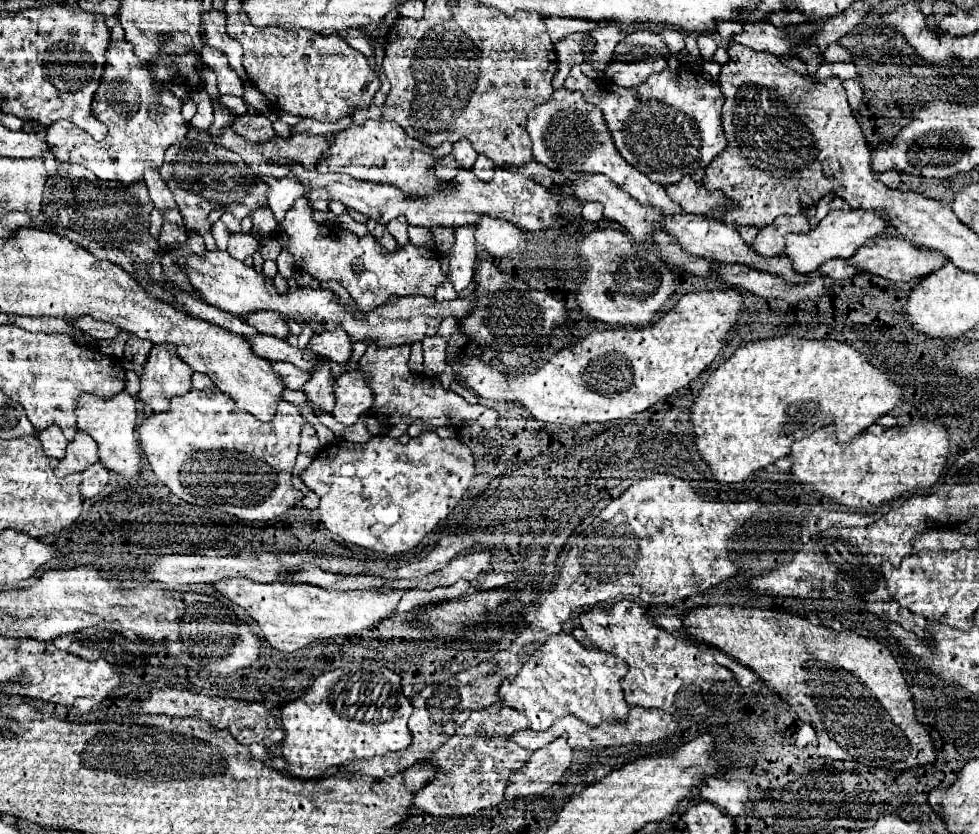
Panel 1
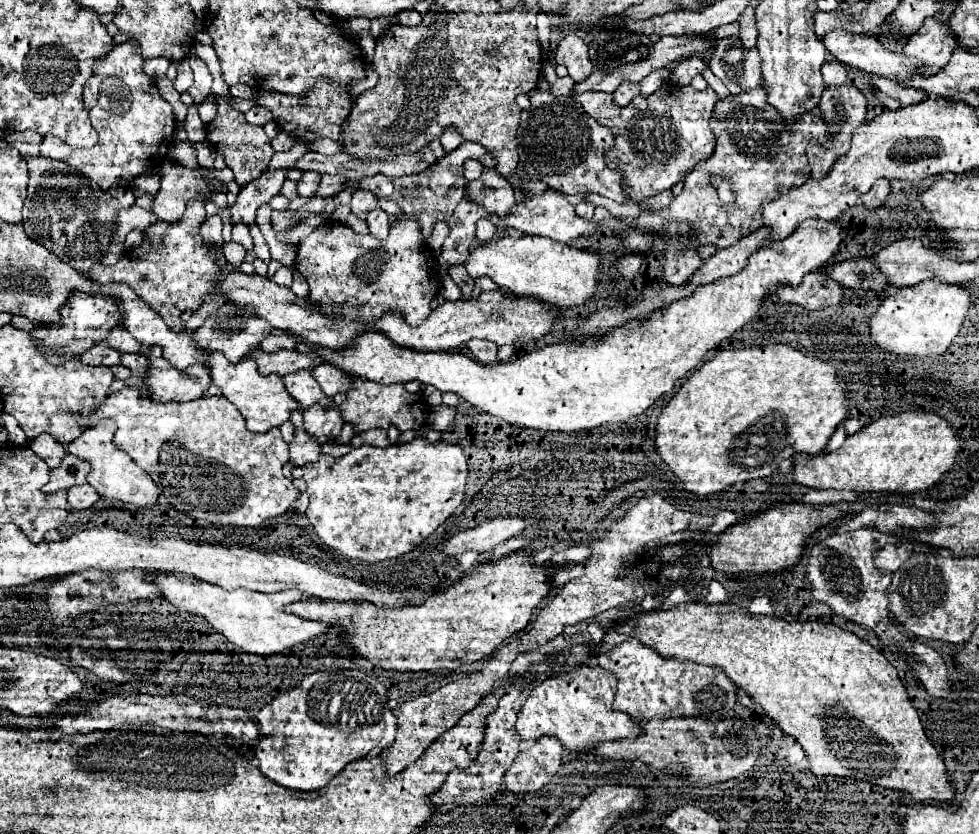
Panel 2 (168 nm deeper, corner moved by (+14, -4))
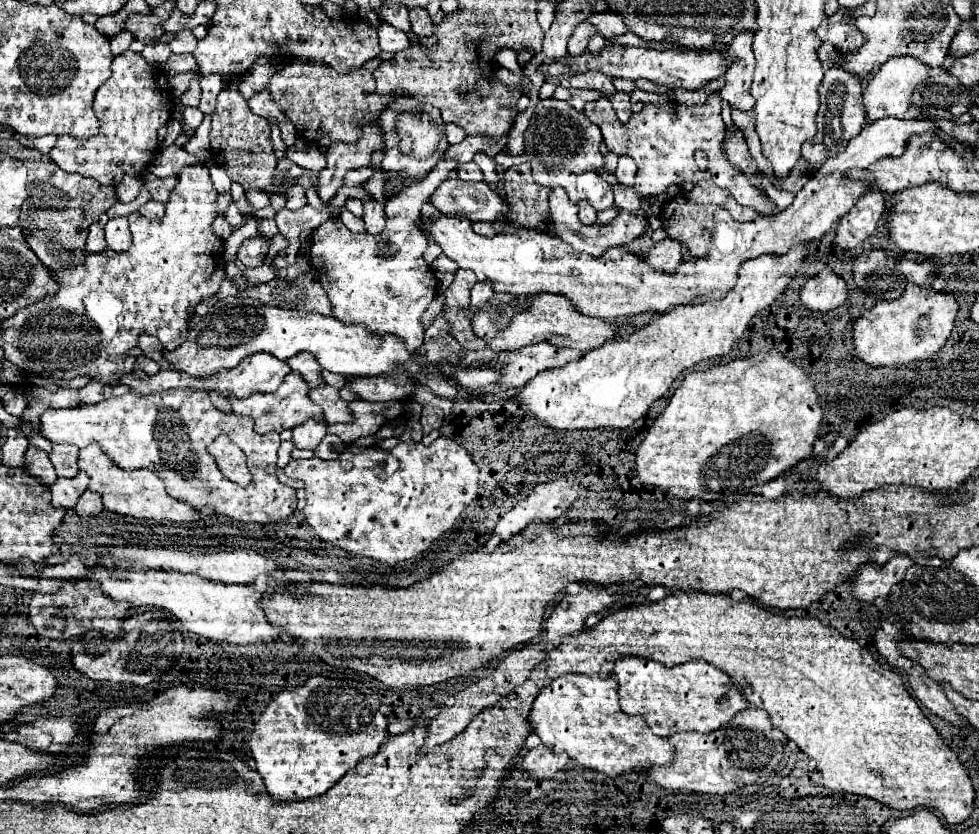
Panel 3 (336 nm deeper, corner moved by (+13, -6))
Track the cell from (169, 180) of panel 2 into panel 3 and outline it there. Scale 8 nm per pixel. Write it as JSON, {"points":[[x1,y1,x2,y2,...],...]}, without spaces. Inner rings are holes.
{"points":[[147,202,139,208,139,214,145,216,145,218,163,218,165,214,165,204,159,204,159,202]]}

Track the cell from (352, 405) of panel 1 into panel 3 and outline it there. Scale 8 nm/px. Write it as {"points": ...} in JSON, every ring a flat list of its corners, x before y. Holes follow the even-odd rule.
{"points":[[309,420,297,428,293,428,293,436,291,442,295,444,295,448,305,448,305,450,315,450,317,444,323,440,323,436,327,434,327,424,325,422,317,422,317,420]]}

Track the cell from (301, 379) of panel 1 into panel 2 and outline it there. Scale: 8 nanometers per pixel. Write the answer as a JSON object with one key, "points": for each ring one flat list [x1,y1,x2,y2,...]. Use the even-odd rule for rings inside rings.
{"points":[[308,370,286,374,282,376,282,380,288,394,292,394,292,398,302,404,302,408,308,408,316,402,322,406,330,404,330,398,326,398,324,392,320,392,320,386,316,386,316,380,312,380,312,374]]}

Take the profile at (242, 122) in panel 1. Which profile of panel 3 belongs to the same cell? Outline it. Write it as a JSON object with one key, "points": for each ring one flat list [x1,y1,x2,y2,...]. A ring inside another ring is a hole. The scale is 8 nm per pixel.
{"points":[[223,90,217,97,217,105,211,116,211,154,213,160,219,162,233,182,239,182,245,190,269,190,273,184,273,170,277,166,277,158,271,144,271,128,269,122,261,116,255,116,247,100,239,90]]}

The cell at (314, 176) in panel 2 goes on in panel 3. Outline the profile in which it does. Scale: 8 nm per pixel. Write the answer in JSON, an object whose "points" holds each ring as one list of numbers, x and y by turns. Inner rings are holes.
{"points":[[293,184,285,190,285,198,287,198,287,208,289,210,299,210,307,204,307,198,305,198,305,190,299,186,299,184]]}

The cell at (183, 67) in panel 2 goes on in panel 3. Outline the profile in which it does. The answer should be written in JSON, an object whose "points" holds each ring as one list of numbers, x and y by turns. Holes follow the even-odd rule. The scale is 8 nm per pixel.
{"points":[[197,76,191,80,191,88,181,96,181,104,197,108,199,100,201,100,201,88,199,88,199,76]]}

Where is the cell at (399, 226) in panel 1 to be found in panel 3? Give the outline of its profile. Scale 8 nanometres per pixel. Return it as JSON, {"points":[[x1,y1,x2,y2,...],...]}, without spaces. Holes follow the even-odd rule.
{"points":[[377,200,363,202,363,222,369,234,379,234,385,228,385,214,383,206]]}

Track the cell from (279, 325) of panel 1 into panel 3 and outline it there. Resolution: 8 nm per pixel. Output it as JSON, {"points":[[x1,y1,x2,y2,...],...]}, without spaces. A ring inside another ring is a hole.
{"points":[[295,354,287,364,291,366,291,370,299,372,311,388,317,388,317,386,325,384,325,380,321,376,323,370,321,370,319,362,313,358,313,354]]}

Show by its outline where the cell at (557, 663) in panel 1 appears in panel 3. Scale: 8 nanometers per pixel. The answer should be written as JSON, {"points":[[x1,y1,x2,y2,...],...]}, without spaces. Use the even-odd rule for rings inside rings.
{"points":[[567,674,553,680,539,692,529,714,533,732,555,752,567,752,569,758,585,768,603,772,611,778,629,772,647,772,653,766,665,766,675,760,675,748,667,738,655,736,641,716,629,716,621,710,619,684,613,678]]}

